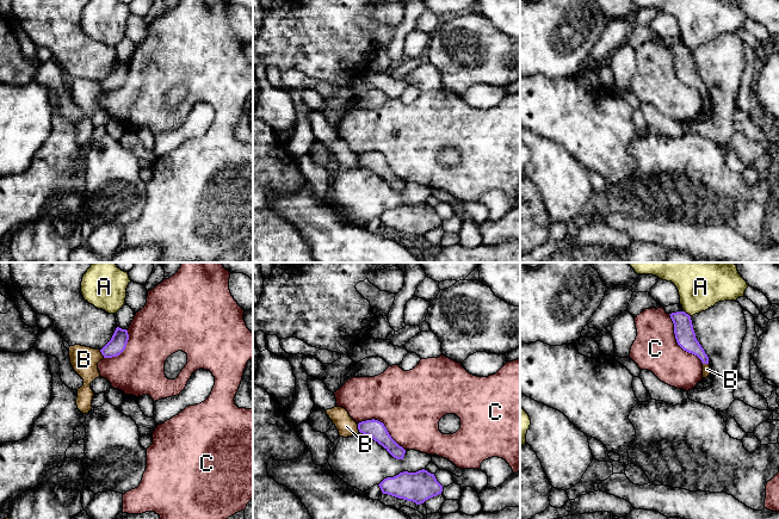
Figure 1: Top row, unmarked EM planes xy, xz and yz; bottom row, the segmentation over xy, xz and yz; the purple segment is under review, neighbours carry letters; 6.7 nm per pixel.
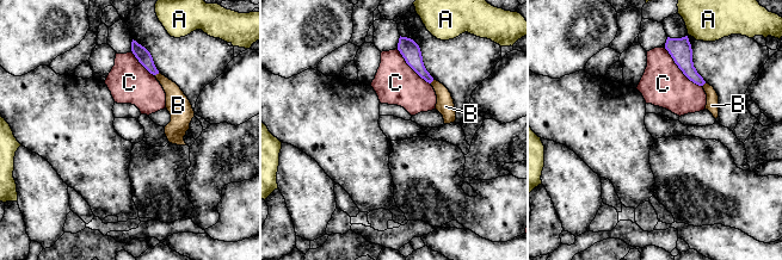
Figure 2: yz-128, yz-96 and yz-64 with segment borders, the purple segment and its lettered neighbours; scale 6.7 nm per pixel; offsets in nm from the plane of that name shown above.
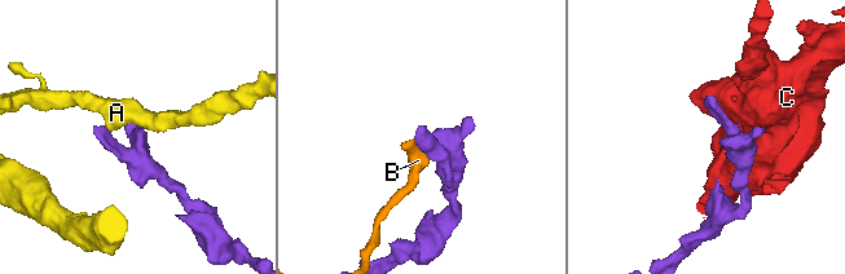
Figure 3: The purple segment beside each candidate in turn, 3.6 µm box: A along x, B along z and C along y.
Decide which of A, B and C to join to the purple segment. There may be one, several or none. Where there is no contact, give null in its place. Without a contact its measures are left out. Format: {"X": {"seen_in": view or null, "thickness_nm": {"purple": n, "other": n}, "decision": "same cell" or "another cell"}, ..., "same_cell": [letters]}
{"A": {"seen_in": "yz", "thickness_nm": {"purple": 140, "other": 280}, "decision": "another cell"}, "B": {"seen_in": "xy", "thickness_nm": {"purple": 120, "other": 180}, "decision": "same cell"}, "C": {"seen_in": "yz", "thickness_nm": {"purple": 140, "other": 300}, "decision": "another cell"}, "same_cell": ["B"]}

